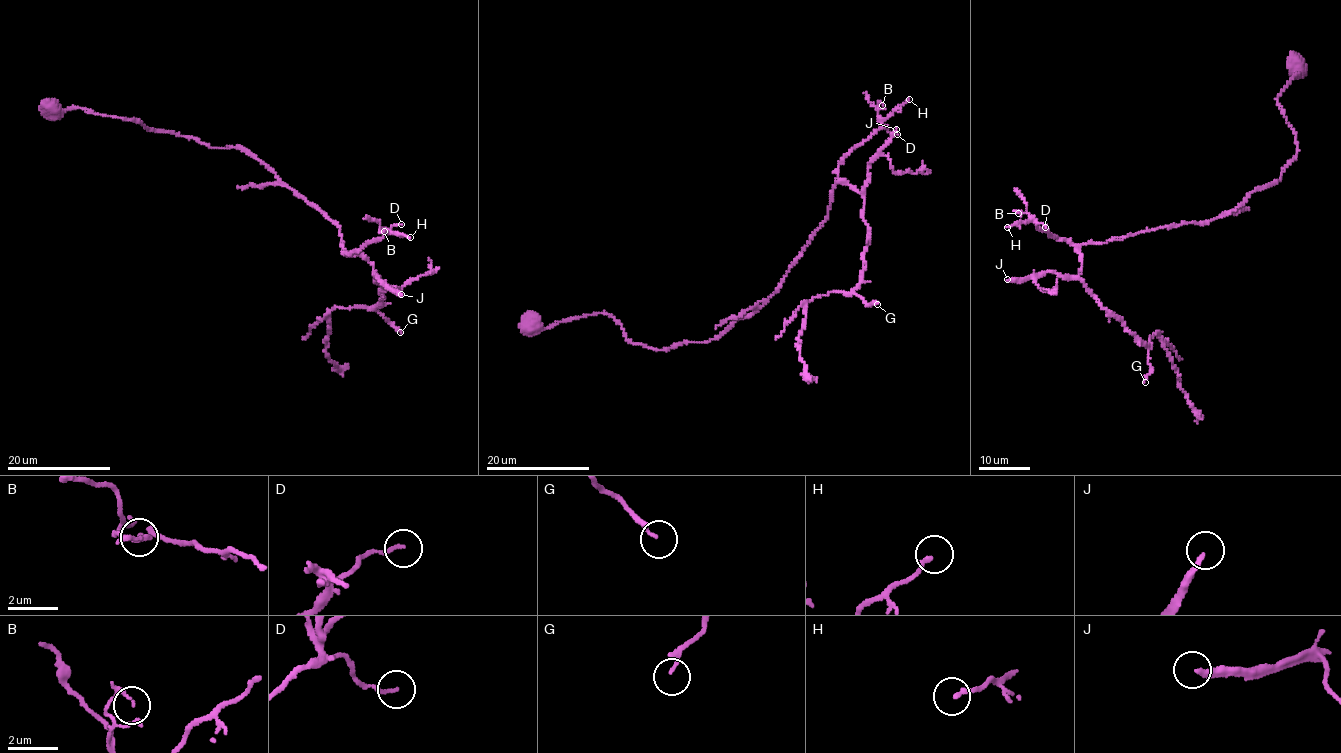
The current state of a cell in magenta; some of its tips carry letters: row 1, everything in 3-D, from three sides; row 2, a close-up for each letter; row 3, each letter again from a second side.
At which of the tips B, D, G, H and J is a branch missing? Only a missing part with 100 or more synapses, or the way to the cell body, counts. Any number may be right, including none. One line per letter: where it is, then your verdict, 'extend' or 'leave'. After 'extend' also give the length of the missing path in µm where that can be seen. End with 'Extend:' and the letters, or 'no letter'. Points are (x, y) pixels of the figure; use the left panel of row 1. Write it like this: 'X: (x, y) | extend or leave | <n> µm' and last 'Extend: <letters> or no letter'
B: (384, 231) | leave
D: (401, 224) | leave
G: (400, 332) | leave
H: (410, 237) | leave
J: (401, 294) | extend | 190 µm
Extend: J

